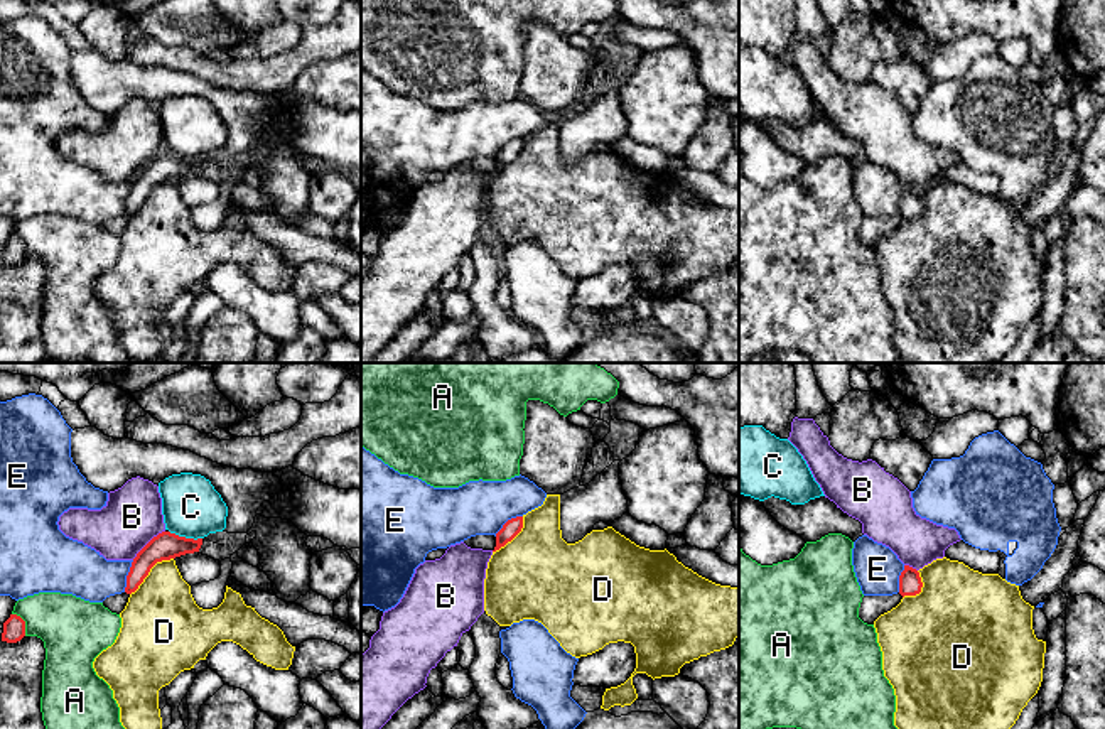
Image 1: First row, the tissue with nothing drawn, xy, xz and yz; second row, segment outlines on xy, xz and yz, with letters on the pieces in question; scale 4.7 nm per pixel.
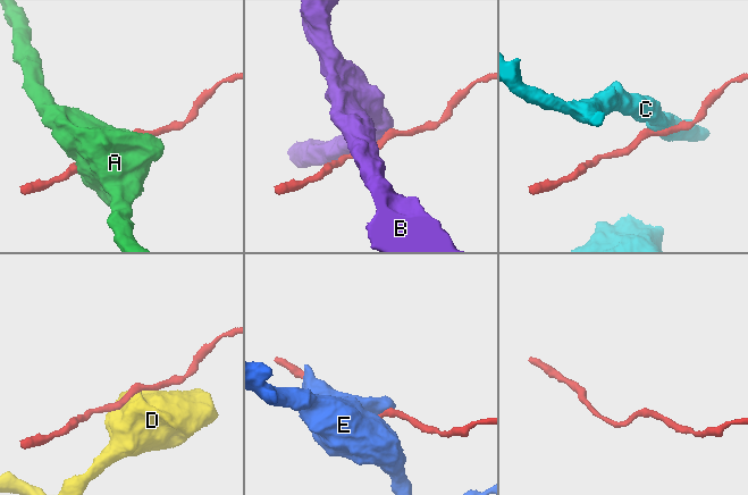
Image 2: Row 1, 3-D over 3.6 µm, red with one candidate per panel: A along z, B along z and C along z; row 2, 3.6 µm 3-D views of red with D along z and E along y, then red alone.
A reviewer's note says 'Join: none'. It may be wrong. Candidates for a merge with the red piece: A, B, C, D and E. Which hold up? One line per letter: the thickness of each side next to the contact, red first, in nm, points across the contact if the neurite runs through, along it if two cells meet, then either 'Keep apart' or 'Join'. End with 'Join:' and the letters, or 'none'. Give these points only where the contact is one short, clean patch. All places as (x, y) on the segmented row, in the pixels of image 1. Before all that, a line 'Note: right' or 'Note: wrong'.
Note: right
A: Thickness 110 nm (red) against 320 nm. Keep apart
B: Thickness 140 nm (red) against 280 nm. Boundary: xy (164, 530), (132, 559). Keep apart
C: Thickness 140 nm (red) against 280 nm. Boundary: xy (169, 530), (201, 539). Keep apart
D: Thickness 140 nm (red) against 380 nm. Keep apart
E: Thickness 140 nm (red) against 240 nm. Boundary: xy (134, 561), (123, 591). Keep apart
Join: none

